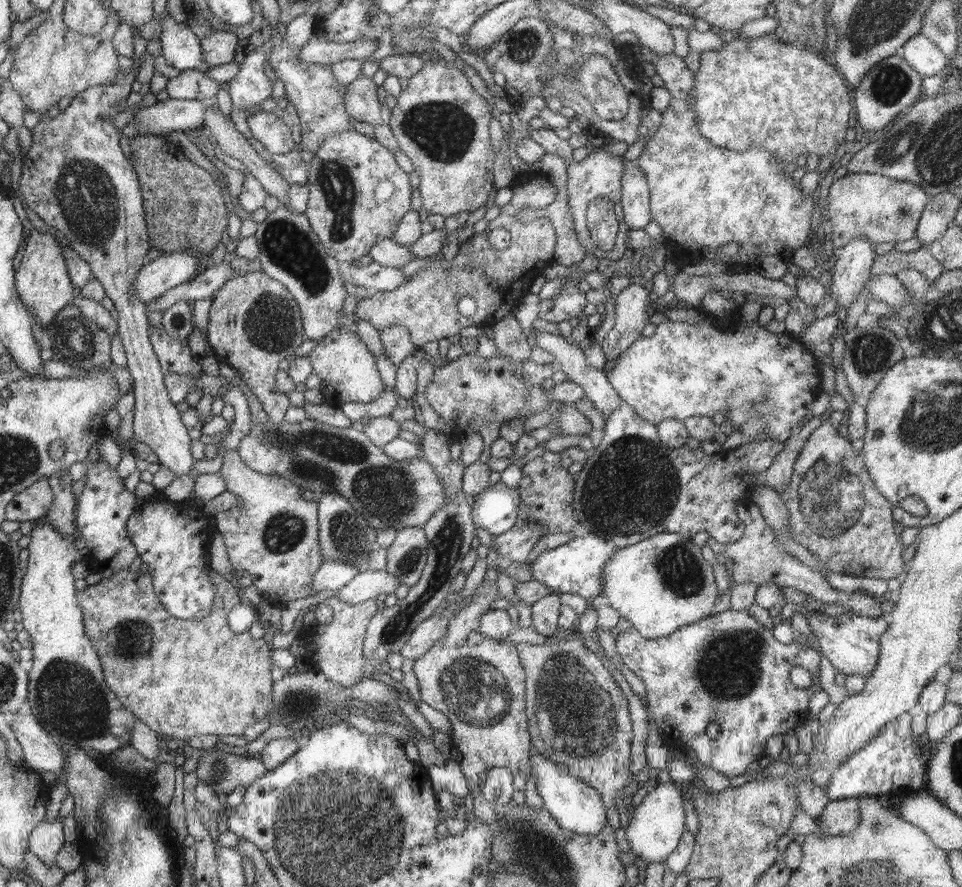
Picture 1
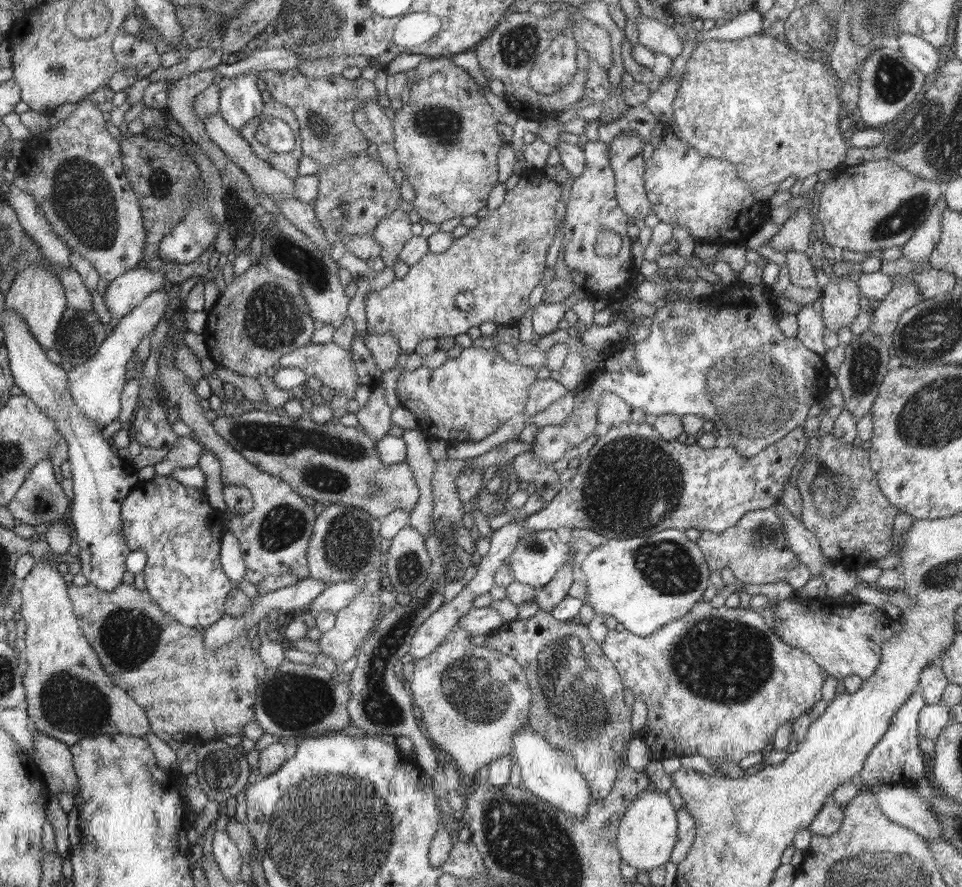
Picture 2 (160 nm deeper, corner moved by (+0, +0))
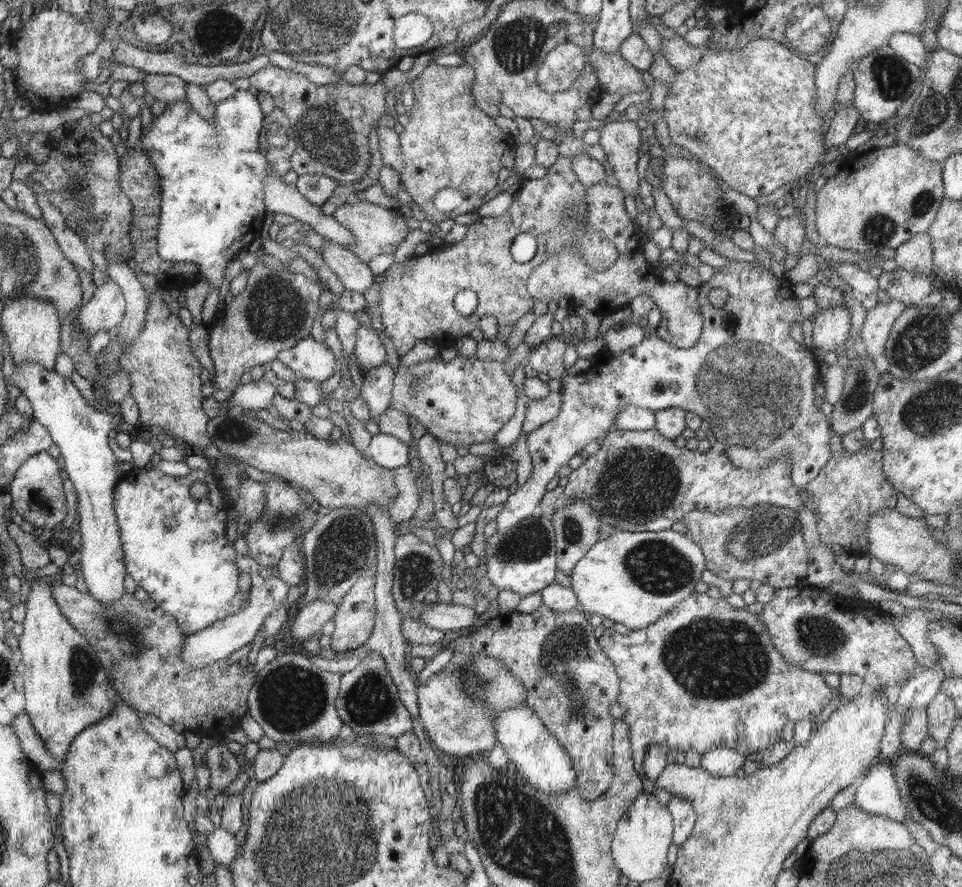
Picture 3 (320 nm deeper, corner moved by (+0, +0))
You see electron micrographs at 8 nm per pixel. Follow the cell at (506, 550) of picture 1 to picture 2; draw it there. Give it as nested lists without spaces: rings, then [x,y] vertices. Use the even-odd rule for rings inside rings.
[[[651,421],[644,424],[623,423],[599,437],[567,486],[544,508],[530,515],[524,525],[531,533],[556,530],[560,526],[590,529],[602,534],[606,540],[650,536],[666,529],[685,531],[696,528],[699,531],[722,532],[734,526],[747,512],[780,504],[790,473],[807,444],[804,428],[798,427],[756,456],[748,458],[742,456],[734,445],[702,449],[697,444],[680,444],[677,438],[664,440]]]

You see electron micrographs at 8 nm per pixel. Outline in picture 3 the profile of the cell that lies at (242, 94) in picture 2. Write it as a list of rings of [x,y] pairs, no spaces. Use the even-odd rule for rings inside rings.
[[[238,90],[230,98],[215,104],[212,120],[201,120],[188,101],[168,103],[160,116],[154,116],[150,128],[141,132],[139,141],[148,153],[159,176],[161,201],[157,253],[162,260],[173,264],[188,262],[200,266],[200,275],[210,288],[220,288],[226,277],[226,266],[243,248],[248,249],[258,237],[266,214],[265,179],[271,172],[271,163],[260,148],[266,120],[260,104],[250,90]]]

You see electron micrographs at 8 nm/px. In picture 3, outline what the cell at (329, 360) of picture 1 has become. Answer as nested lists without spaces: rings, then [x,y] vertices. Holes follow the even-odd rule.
[[[312,337],[300,340],[296,347],[282,351],[278,356],[298,378],[322,382],[328,380],[336,370],[334,354],[326,344],[316,342]]]

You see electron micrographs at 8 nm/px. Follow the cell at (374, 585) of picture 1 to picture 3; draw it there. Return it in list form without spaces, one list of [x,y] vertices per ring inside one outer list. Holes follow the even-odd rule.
[[[315,600],[310,604],[300,606],[296,618],[291,625],[292,646],[296,642],[296,646],[307,638],[316,637],[316,634],[322,630],[322,627],[336,614],[338,604],[333,602],[324,602],[323,600]]]

